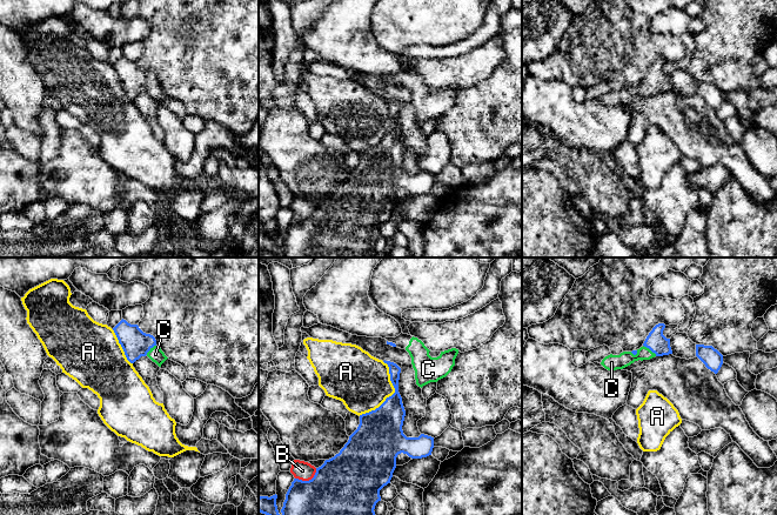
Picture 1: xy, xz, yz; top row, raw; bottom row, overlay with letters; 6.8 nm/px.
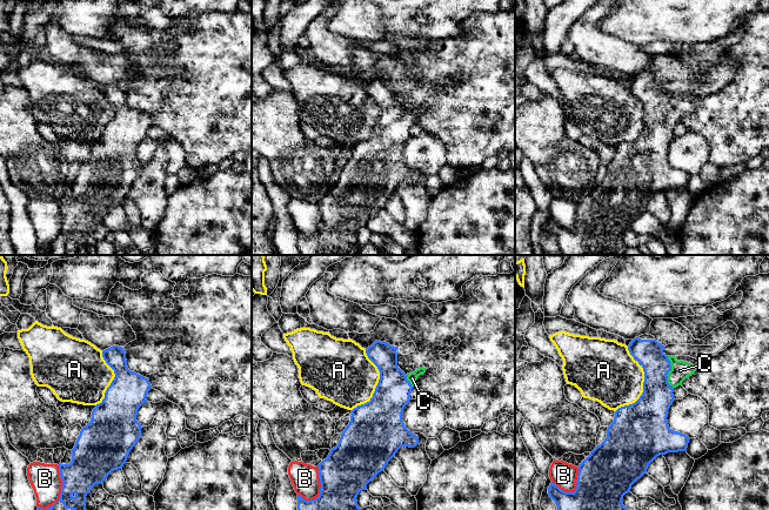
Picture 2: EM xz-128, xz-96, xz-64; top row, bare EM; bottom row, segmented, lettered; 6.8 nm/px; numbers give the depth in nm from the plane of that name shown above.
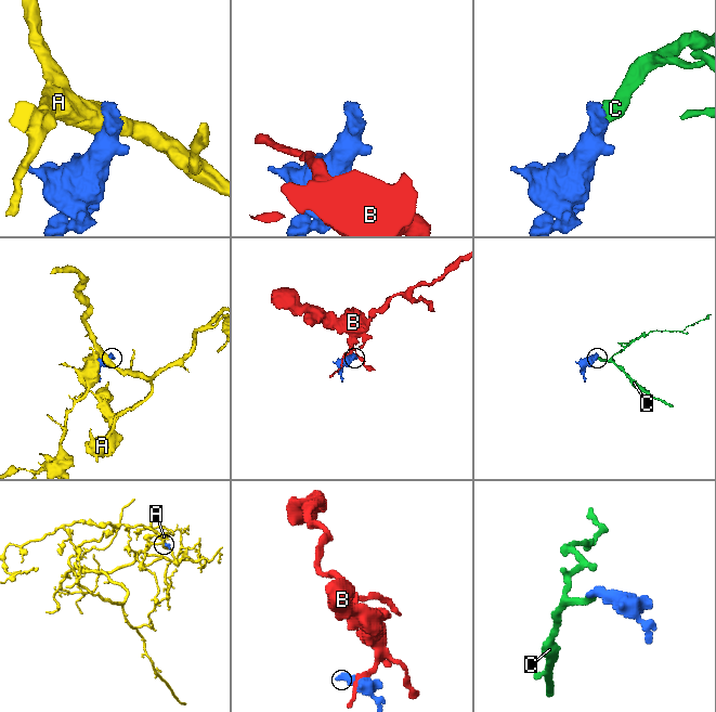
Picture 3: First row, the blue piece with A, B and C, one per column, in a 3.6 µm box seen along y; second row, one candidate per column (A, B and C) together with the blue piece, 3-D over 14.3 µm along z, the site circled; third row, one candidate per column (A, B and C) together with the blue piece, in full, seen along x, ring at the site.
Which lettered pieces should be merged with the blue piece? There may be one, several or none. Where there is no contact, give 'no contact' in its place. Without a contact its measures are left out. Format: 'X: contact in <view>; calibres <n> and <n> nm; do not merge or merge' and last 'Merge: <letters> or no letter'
A: contact in xz; calibres 280 and 380 nm; do not merge
B: contact in xz; calibres 420 and 130 nm; do not merge
C: contact in yz; calibres 140 and 100 nm; merge
Merge: C

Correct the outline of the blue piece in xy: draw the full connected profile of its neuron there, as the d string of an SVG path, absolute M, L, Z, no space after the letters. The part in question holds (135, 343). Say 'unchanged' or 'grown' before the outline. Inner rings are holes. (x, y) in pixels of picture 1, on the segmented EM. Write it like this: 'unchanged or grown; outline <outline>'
grown; outline M122 319L113 330L130 363L147 355L153 362L161 367L168 359L156 345L155 337L143 333L138 325L130 325Z

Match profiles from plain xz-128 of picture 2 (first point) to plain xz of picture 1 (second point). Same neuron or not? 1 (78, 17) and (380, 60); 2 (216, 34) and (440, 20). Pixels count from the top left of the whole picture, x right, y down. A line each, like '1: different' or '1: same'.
1: different
2: different

